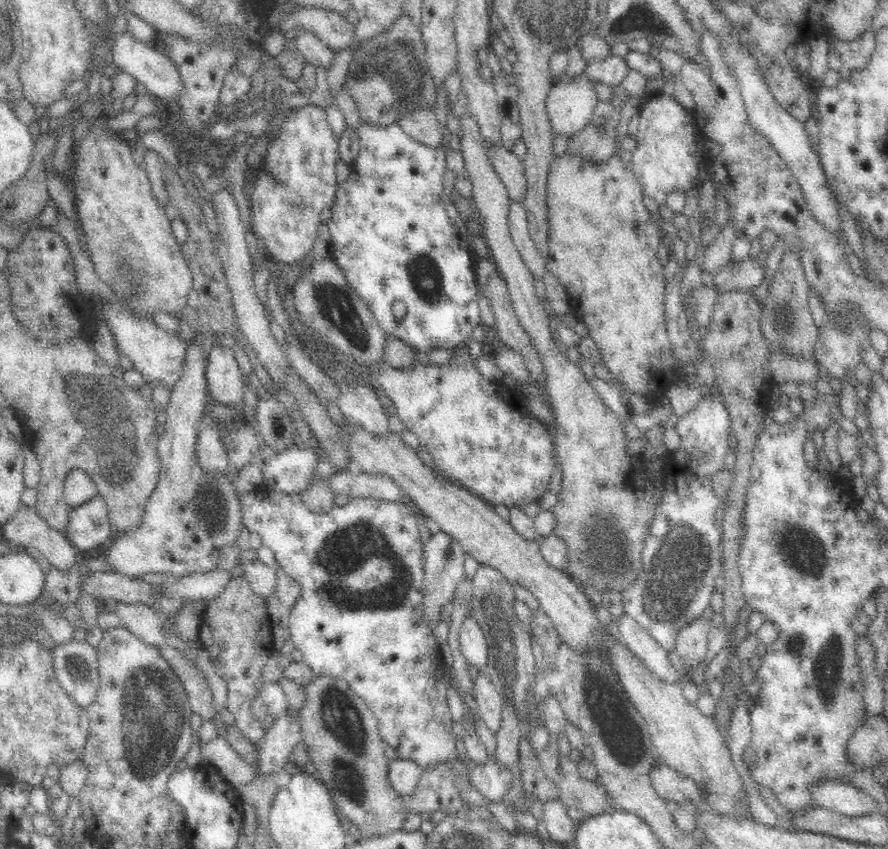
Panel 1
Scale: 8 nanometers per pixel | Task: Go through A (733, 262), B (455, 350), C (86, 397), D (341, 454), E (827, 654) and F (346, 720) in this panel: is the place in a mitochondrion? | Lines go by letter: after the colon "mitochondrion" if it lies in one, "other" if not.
A: other
B: other
C: mitochondrion
D: other
E: mitochondrion
F: mitochondrion

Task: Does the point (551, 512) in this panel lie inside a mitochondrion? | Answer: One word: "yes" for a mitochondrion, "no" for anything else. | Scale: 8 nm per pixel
no

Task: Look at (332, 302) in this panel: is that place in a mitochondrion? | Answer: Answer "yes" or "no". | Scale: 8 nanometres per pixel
yes

